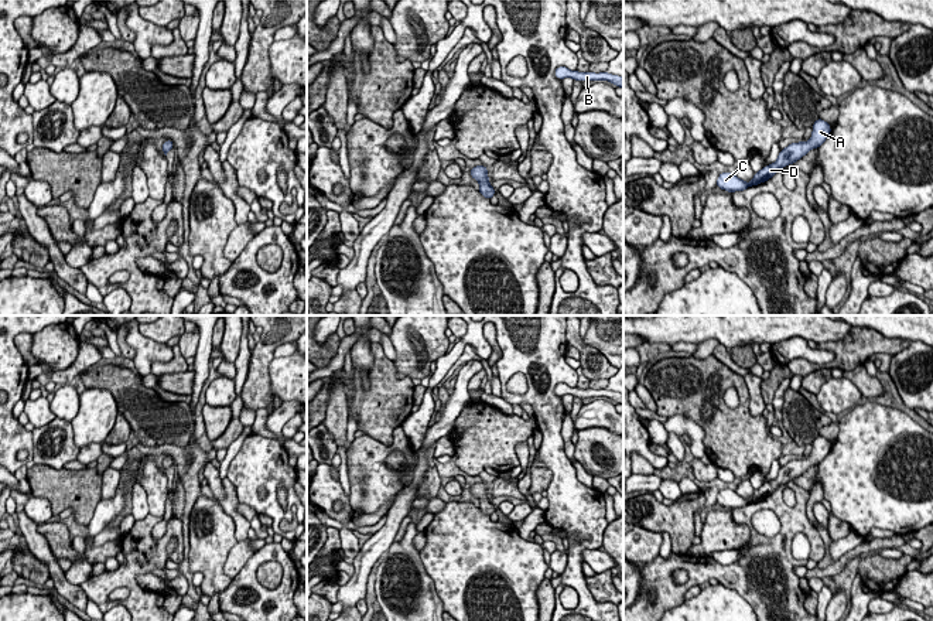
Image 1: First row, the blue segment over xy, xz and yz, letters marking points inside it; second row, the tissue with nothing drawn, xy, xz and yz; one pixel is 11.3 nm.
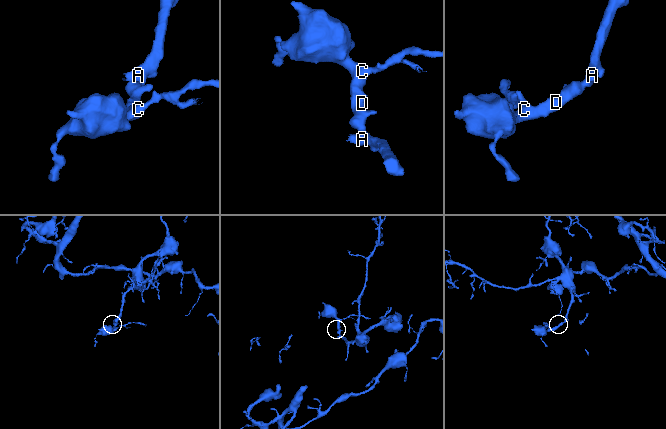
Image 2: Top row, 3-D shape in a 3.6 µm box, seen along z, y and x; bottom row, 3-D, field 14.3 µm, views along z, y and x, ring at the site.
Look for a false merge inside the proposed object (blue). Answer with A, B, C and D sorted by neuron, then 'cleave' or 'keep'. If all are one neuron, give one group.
A B C D | keep

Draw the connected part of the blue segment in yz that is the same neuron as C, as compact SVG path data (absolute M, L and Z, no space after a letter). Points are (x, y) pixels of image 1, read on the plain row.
M817 436L813 441L811 454L809 458L792 460L782 465L778 477L753 491L753 497L745 499L738 495L734 489L721 489L717 497L717 504L728 509L744 508L748 504L758 502L761 499L772 495L779 485L785 485L789 481L794 481L803 472L806 472L811 465L818 465L826 455L830 453L831 444L823 436Z

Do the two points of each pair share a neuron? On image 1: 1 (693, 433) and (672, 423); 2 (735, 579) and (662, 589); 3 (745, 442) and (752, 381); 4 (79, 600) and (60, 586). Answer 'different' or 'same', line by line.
1: same
2: same
3: different
4: same

